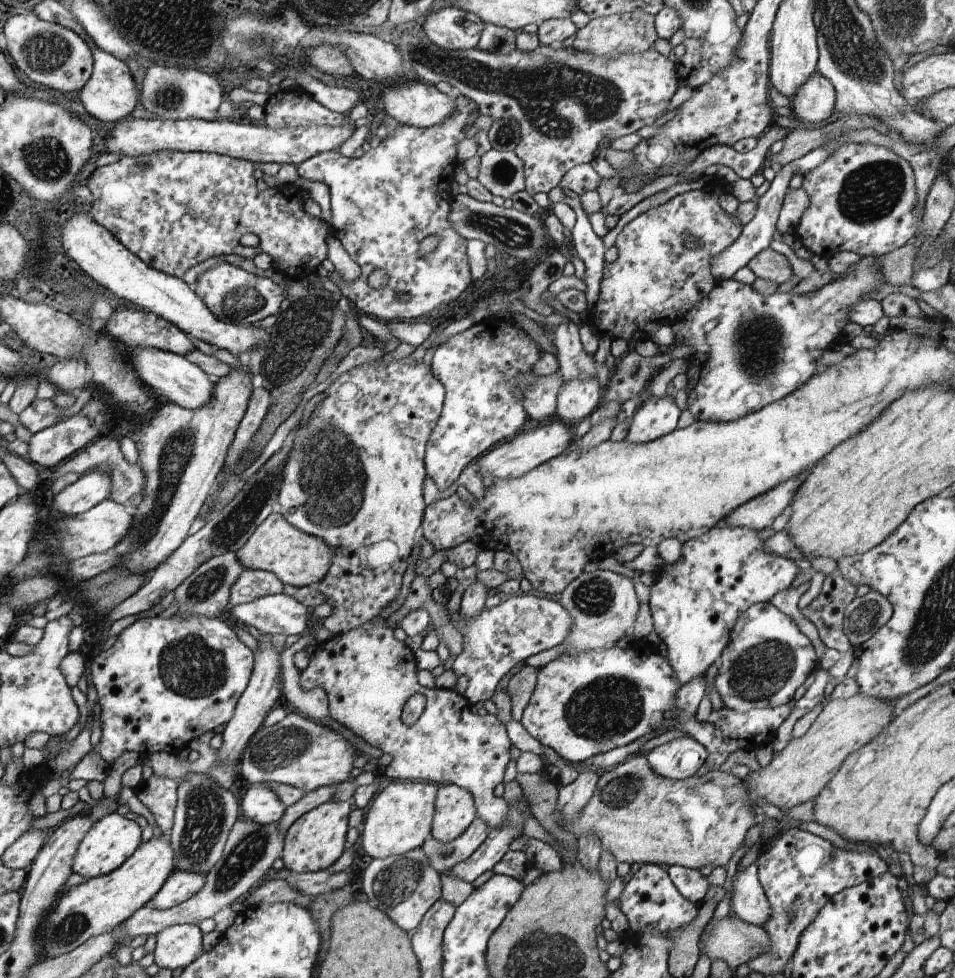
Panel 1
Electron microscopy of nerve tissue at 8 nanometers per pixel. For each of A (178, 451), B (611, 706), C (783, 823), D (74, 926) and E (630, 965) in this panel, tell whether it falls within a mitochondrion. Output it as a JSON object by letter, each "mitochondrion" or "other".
{"A":"mitochondrion","B":"mitochondrion","C":"other","D":"mitochondrion","E":"other"}

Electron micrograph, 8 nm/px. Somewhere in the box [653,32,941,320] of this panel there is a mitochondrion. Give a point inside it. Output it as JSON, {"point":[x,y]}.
{"point":[871,192]}

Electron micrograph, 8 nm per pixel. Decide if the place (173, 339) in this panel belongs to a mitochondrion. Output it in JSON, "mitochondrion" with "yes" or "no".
{"mitochondrion":"no"}

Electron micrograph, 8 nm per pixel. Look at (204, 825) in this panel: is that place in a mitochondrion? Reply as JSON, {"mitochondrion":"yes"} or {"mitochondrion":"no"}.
{"mitochondrion":"yes"}

